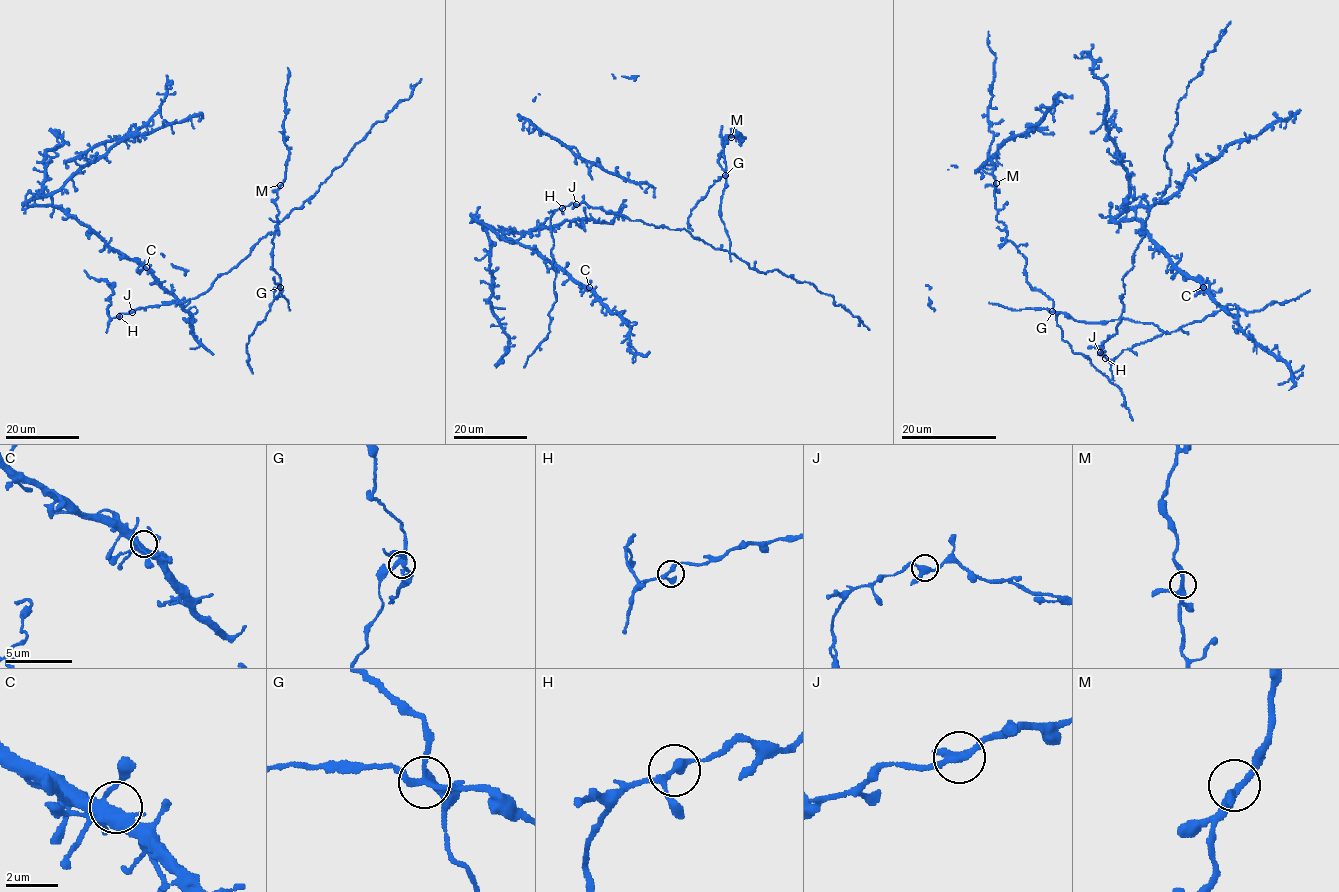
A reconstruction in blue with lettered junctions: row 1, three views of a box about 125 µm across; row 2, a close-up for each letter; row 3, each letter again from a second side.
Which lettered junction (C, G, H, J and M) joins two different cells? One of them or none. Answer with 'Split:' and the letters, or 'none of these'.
Split: G

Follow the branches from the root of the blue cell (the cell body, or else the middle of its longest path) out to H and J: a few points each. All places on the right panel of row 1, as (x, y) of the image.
H: (1152, 338), (1124, 349), (1110, 362), (1105, 358)
J: (1152, 338), (1124, 349), (1110, 362), (1100, 352)

